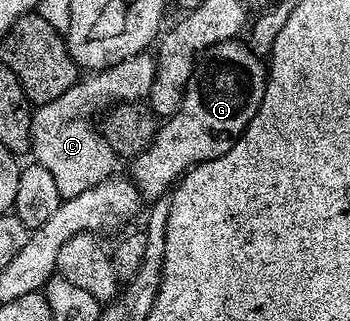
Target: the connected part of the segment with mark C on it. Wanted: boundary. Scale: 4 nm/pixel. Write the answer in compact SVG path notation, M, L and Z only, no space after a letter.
M147 52L134 54L113 66L107 67L105 70L88 73L83 76L87 78L80 77L73 83L69 92L57 96L57 100L50 103L49 108L44 109L47 110L44 114L32 113L30 153L33 155L34 161L39 162L41 168L45 168L53 176L60 199L66 200L81 196L81 192L106 182L116 173L115 162L117 163L117 156L113 152L113 148L109 148L109 144L103 139L103 135L99 133L96 123L94 121L90 122L91 106L99 106L102 102L118 104L121 102L139 102L146 99L150 95L155 79L155 58L149 55L150 53Z

